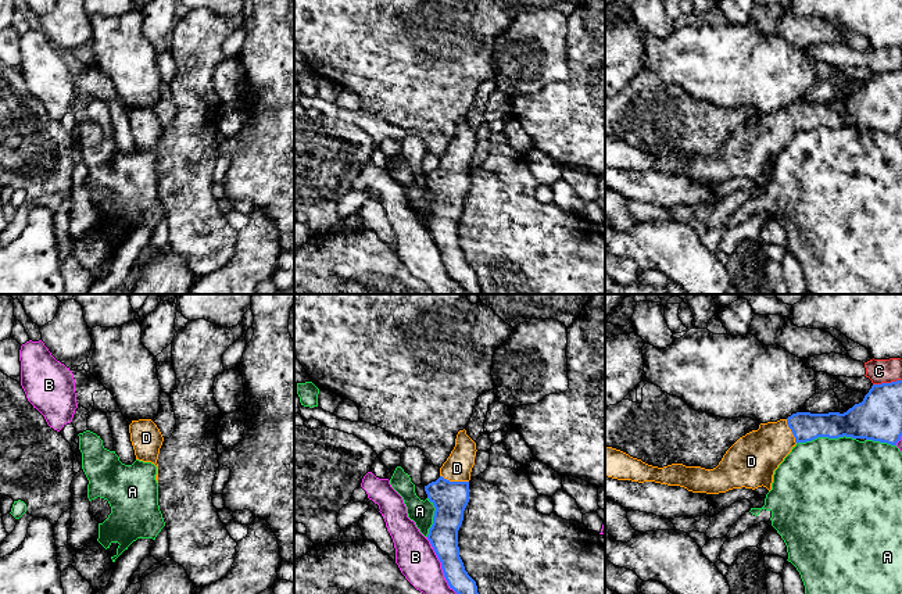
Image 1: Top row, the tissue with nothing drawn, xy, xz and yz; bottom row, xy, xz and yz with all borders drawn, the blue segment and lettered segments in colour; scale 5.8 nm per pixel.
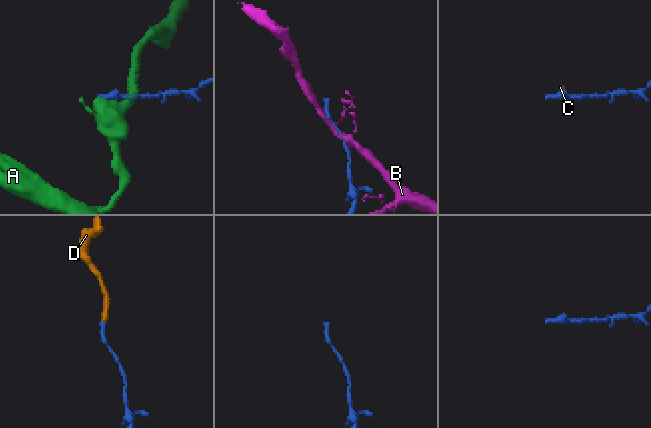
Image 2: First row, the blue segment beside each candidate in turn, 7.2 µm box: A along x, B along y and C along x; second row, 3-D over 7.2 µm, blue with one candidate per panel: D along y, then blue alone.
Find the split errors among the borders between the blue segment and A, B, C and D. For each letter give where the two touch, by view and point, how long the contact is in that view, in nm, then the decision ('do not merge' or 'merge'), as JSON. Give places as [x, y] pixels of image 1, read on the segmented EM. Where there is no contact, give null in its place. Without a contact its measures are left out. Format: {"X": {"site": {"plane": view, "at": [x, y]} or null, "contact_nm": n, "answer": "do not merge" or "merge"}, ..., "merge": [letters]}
{"A": {"site": {"plane": "yz", "at": [826, 436]}, "contact_nm": 340, "answer": "do not merge"}, "B": {"site": {"plane": "xz", "at": [441, 565]}, "contact_nm": 380, "answer": "do not merge"}, "C": {"site": {"plane": "yz", "at": [887, 383]}, "contact_nm": 170, "answer": "do not merge"}, "D": {"site": {"plane": "xz", "at": [454, 482]}, "contact_nm": 170, "answer": "merge"}, "merge": ["D"]}

